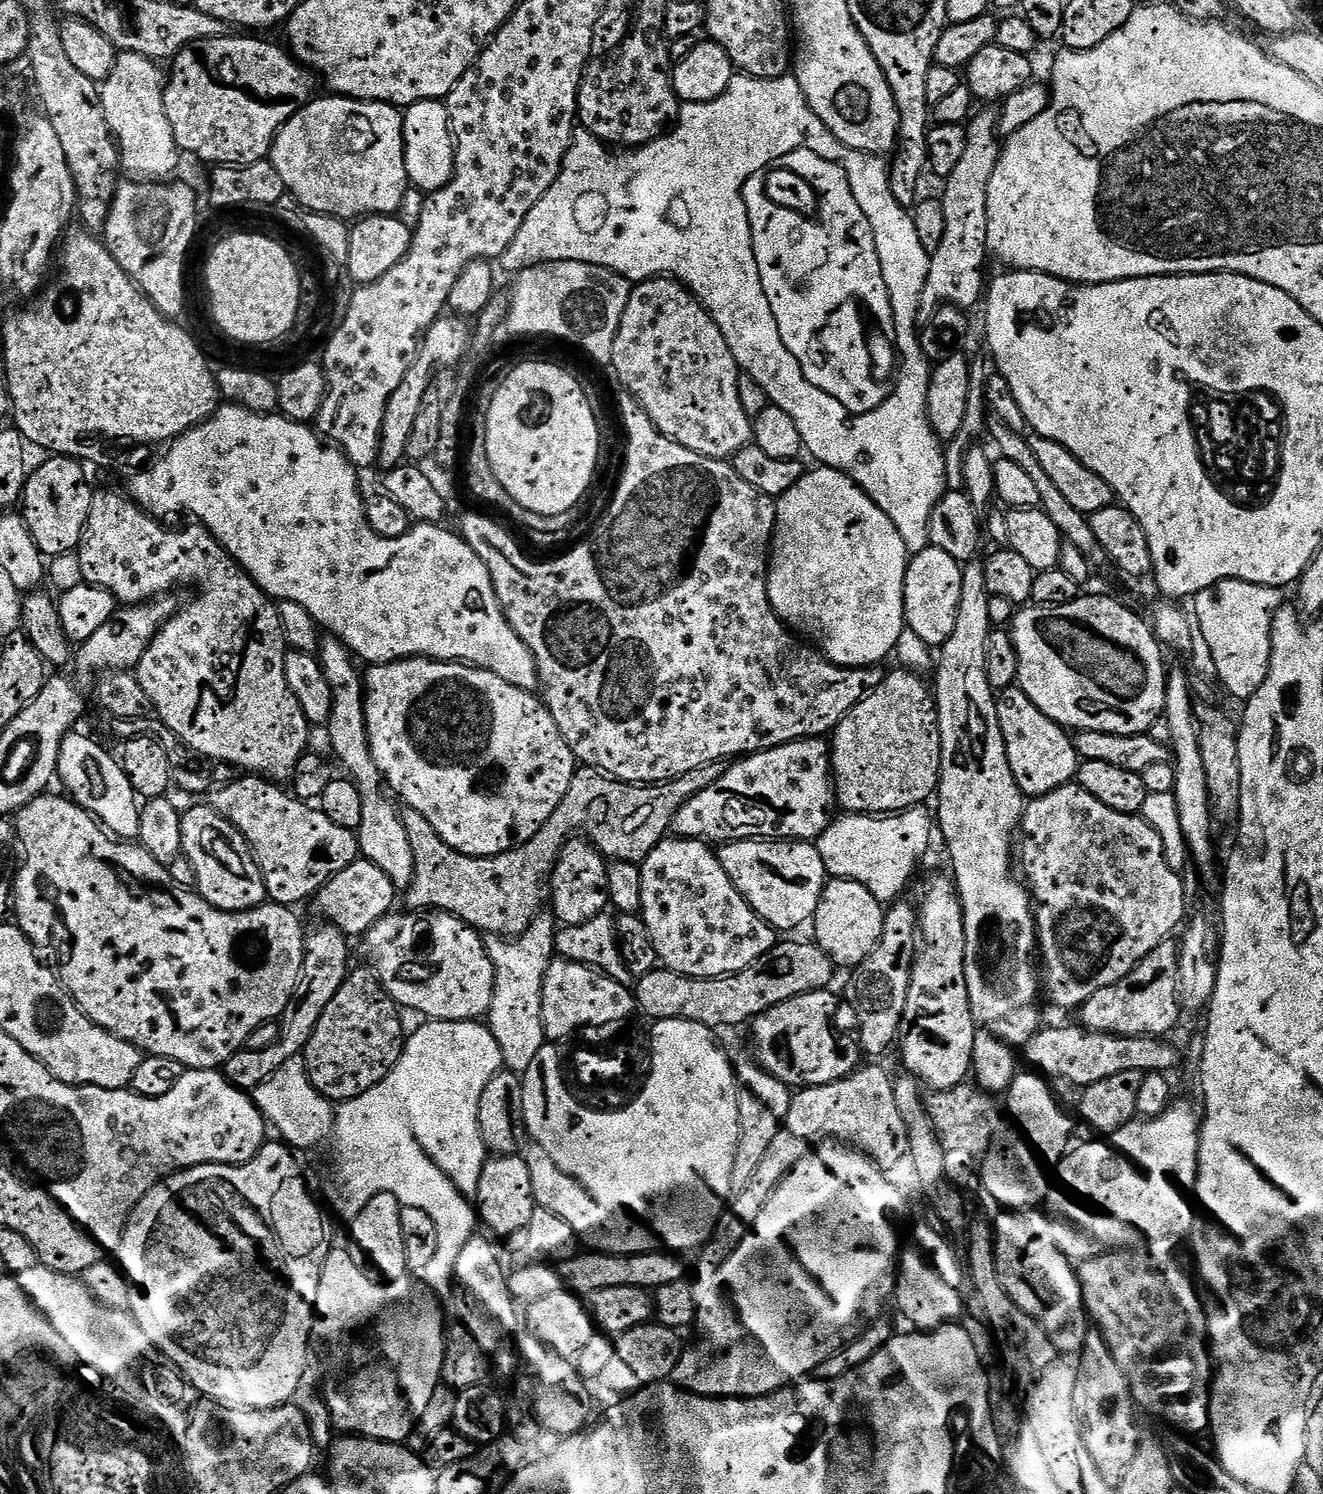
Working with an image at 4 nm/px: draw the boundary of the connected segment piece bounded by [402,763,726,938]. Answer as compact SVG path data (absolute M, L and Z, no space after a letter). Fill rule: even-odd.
M723 763L707 764L698 770L690 770L690 774L678 776L671 782L649 786L624 784L621 780L605 776L597 768L577 767L562 802L558 802L554 814L550 814L542 830L538 830L538 834L534 834L534 838L530 838L525 844L517 844L511 852L503 852L497 856L467 856L454 850L436 833L434 826L430 826L430 822L426 822L422 814L418 814L418 810L405 807L402 819L406 826L410 850L414 854L412 885L406 890L408 904L412 907L409 909L432 908L428 910L439 910L444 914L458 916L465 924L484 934L505 938L521 936L530 926L532 919L545 907L546 885L552 879L556 859L567 840L583 833L580 831L585 828L588 831L587 839L596 845L601 856L612 862L625 860L631 864L641 864L650 854L650 850L654 850L654 846L658 846L660 841L669 835L672 820L681 806L694 794L714 786L714 782L718 782L718 778L722 778L725 771Z

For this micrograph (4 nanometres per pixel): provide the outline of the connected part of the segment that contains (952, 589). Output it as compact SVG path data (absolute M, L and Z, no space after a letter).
M931 546L909 559L903 590L905 625L930 648L943 647L954 632L957 606L961 601L962 572L963 567L958 560Z

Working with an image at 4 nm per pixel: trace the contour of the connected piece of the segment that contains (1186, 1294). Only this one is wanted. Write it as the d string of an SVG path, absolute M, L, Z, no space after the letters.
M1117 1250L1083 1261L1078 1275L1084 1304L1099 1335L1112 1348L1118 1366L1132 1381L1132 1394L1141 1409L1153 1412L1184 1434L1209 1431L1212 1423L1214 1356L1210 1351L1206 1304L1196 1293L1197 1281L1184 1273L1172 1256L1151 1256L1144 1250Z

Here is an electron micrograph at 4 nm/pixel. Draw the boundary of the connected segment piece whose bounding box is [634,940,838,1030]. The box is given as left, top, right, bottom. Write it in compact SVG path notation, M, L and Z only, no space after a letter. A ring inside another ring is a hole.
M796 940L778 942L758 962L754 962L746 970L738 970L729 976L718 978L690 978L686 974L671 972L663 966L657 966L650 974L639 977L634 984L634 995L637 1009L649 1016L649 1021L658 1020L689 1020L713 1030L720 1028L736 1028L739 1024L747 1025L766 1010L778 1006L795 996L807 992L822 992L829 987L832 975L838 972L837 965L814 942L799 944Z

